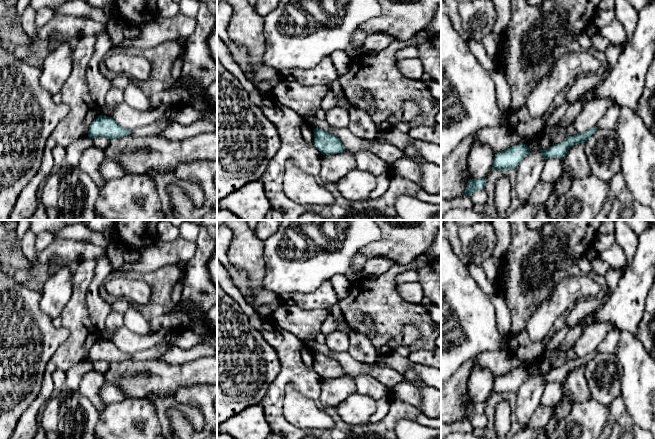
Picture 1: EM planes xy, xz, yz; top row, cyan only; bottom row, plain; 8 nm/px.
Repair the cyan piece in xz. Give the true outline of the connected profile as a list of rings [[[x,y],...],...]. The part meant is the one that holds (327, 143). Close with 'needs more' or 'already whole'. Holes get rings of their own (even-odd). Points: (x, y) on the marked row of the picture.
[[[314,129],[314,146],[323,155],[337,154],[345,152],[341,140],[334,134],[322,129]]]; already whole

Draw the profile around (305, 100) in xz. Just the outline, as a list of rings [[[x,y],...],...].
[[[280,80],[273,87],[272,94],[284,106],[301,116],[314,115],[321,108],[323,98],[328,94],[328,85],[300,85],[293,81]]]

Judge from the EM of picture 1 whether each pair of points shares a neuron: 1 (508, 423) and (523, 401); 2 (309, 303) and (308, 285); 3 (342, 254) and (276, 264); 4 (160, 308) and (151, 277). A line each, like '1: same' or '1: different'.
1: different
2: different
3: same
4: same

